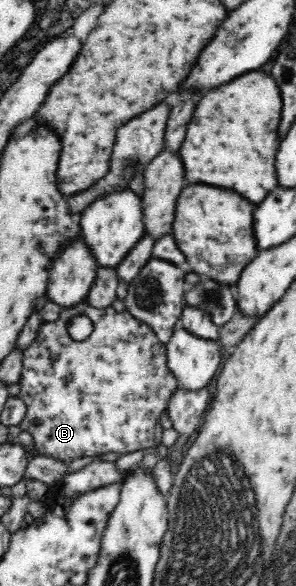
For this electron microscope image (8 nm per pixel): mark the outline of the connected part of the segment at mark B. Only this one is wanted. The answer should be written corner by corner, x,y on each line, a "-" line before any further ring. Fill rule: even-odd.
86,300
81,301
75,308
61,310
56,320
43,322
30,347
23,351
22,373
18,385
20,392
16,395
16,398
20,398
27,409
24,420
19,424
21,432
32,435
38,450
37,456
52,457
67,465
78,458
94,457
108,453
114,453
122,457
157,445
155,441
156,422
159,421
160,415
167,409
169,399
171,398
170,393
178,388
178,382
176,382
174,374
166,366
166,346
160,344
160,340
156,338
156,334
154,334
150,326
136,322
136,318
132,318
132,315
128,314
128,310
125,310
123,313
117,313
112,306
103,310
97,310
90,306
-
82,315
89,317
93,321
93,332
86,341
74,341
74,339
70,338
66,329
72,317
-
36,419
40,420
38,427
34,425

